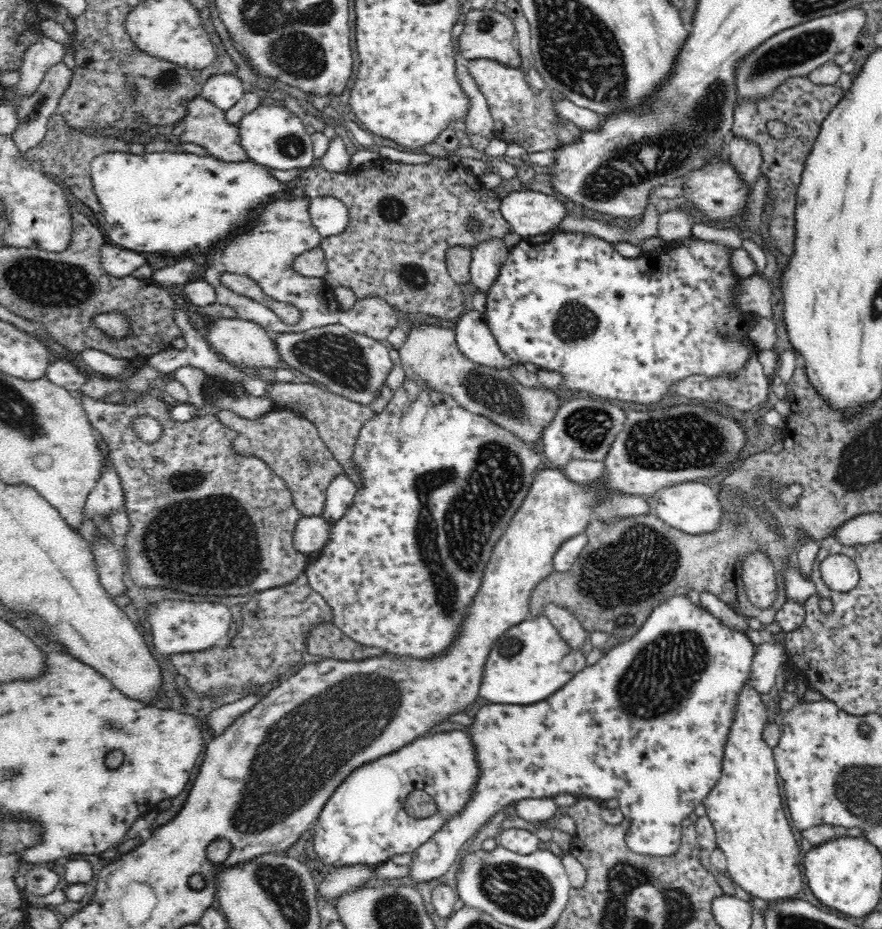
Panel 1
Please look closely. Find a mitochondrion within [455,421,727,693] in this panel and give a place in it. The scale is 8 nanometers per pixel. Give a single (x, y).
(641, 561)

